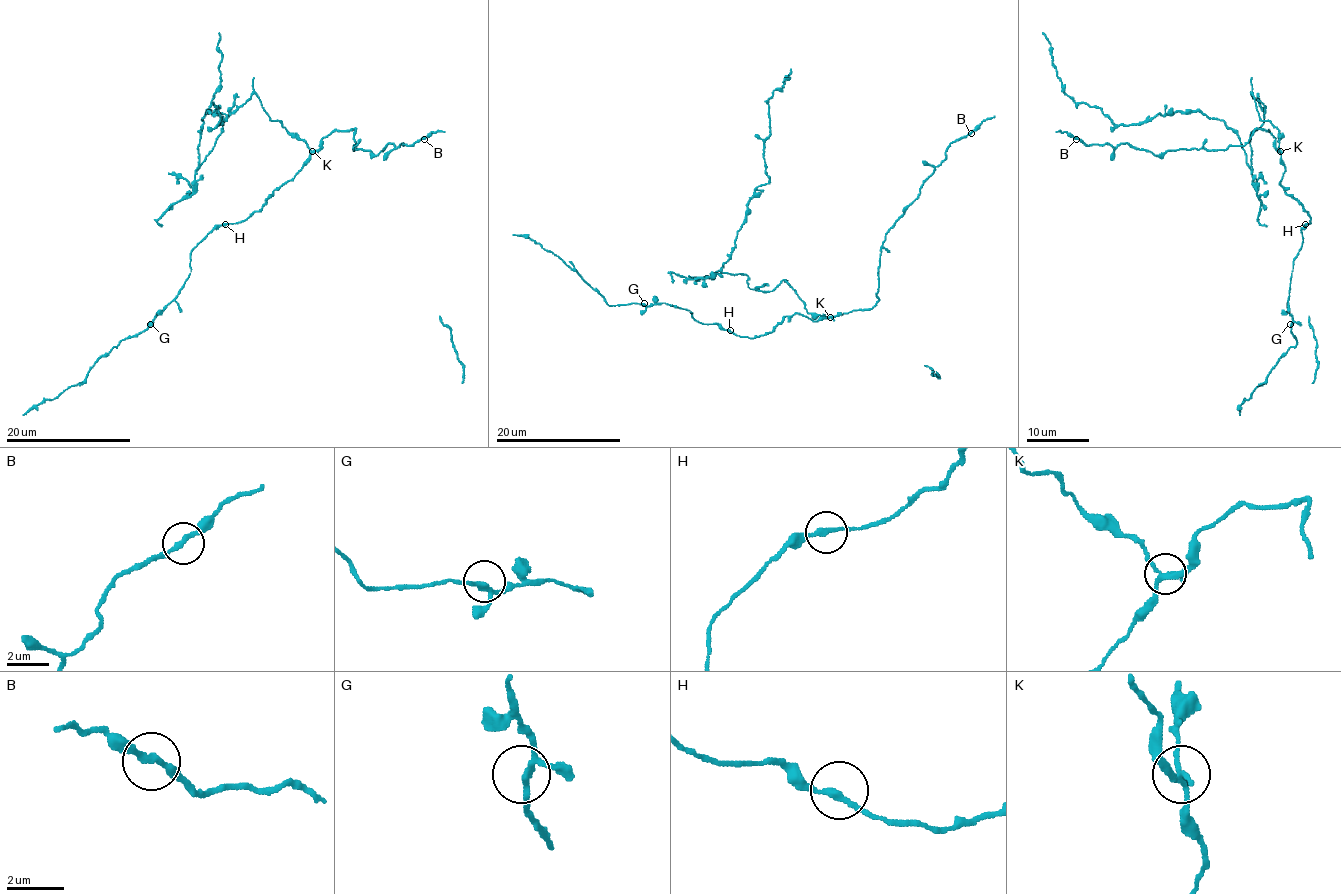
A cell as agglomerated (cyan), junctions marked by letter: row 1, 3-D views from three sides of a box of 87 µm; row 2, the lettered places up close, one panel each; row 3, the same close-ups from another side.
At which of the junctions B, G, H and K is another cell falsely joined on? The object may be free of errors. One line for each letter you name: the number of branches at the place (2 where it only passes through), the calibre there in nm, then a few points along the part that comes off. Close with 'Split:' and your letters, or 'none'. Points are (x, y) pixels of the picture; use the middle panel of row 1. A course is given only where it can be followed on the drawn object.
K: 3 | 200 nm | (830, 317), (810, 314), (783, 280), (751, 289), (721, 270), (746, 203), (769, 181), (768, 100), (791, 69)
Split: K

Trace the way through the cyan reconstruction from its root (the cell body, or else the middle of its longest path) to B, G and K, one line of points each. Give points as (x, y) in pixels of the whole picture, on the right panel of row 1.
B: (1278, 131), (1279, 151), (1272, 134), (1261, 129), (1224, 149), (1160, 154), (1076, 139)
G: (1278, 131), (1281, 185), (1311, 221), (1301, 231), (1302, 248), (1293, 262), (1290, 324)
K: (1278, 131), (1279, 151)

